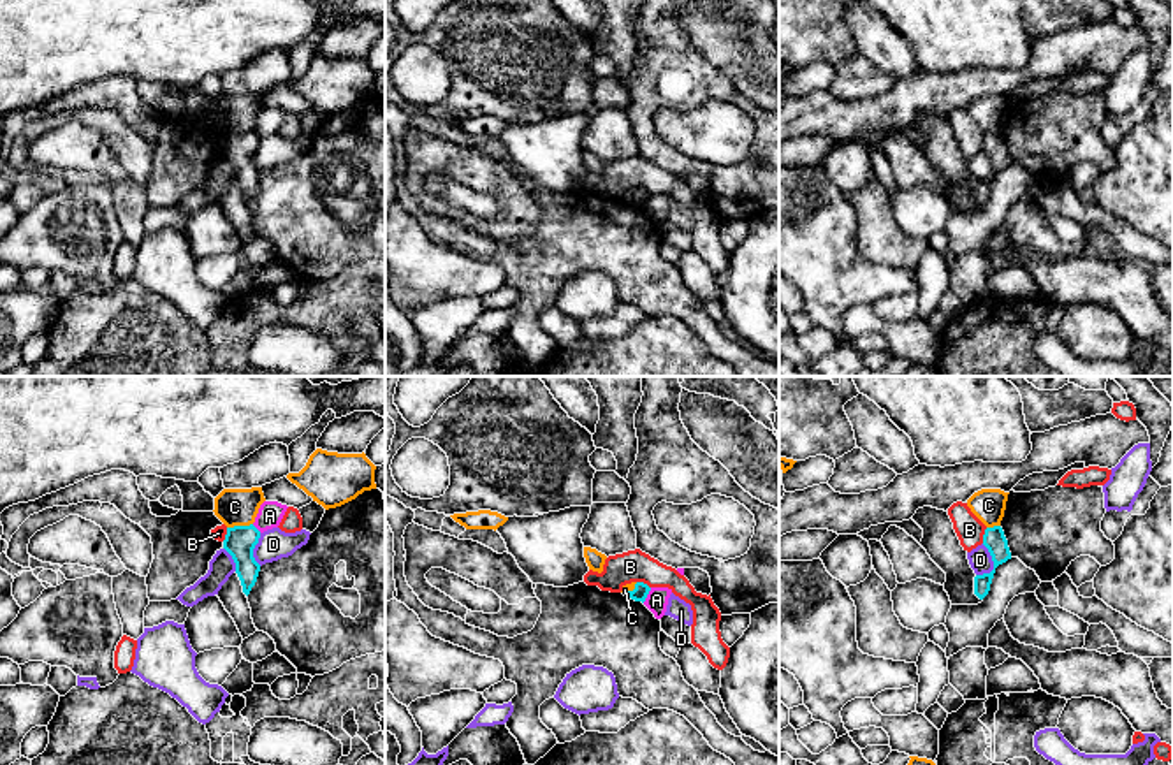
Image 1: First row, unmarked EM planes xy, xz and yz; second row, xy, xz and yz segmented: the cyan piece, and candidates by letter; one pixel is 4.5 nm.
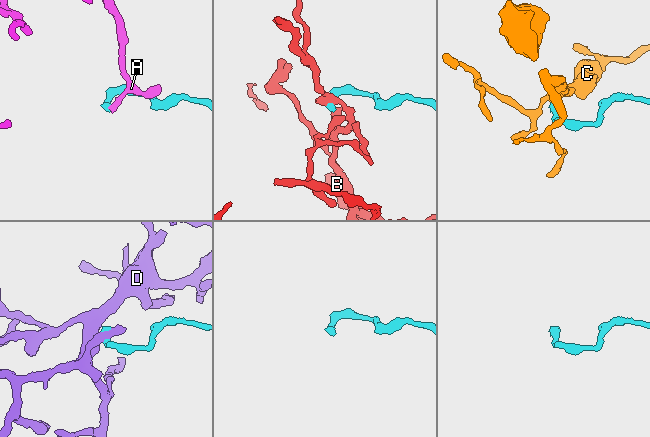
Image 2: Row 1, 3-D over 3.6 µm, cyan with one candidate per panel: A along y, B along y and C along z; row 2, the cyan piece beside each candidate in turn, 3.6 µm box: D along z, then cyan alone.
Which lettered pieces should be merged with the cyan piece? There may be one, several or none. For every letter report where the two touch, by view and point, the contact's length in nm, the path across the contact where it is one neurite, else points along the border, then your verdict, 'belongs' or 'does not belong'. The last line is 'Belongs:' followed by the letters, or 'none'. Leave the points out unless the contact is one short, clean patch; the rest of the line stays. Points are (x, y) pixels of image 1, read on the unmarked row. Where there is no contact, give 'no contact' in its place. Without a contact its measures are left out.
A: contact xz (648, 199); length 80 nm; border xz (651, 194), (642, 208); does not belong
B: contact yz (983, 141); length 80 nm; border yz (987, 134), (982, 148); does not belong
C: contact xy (240, 132); length 120 nm; does not belong
D: contact yz (994, 171); length 160 nm; does not belong
Belongs: none

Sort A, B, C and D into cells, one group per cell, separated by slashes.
A / B / C / D

